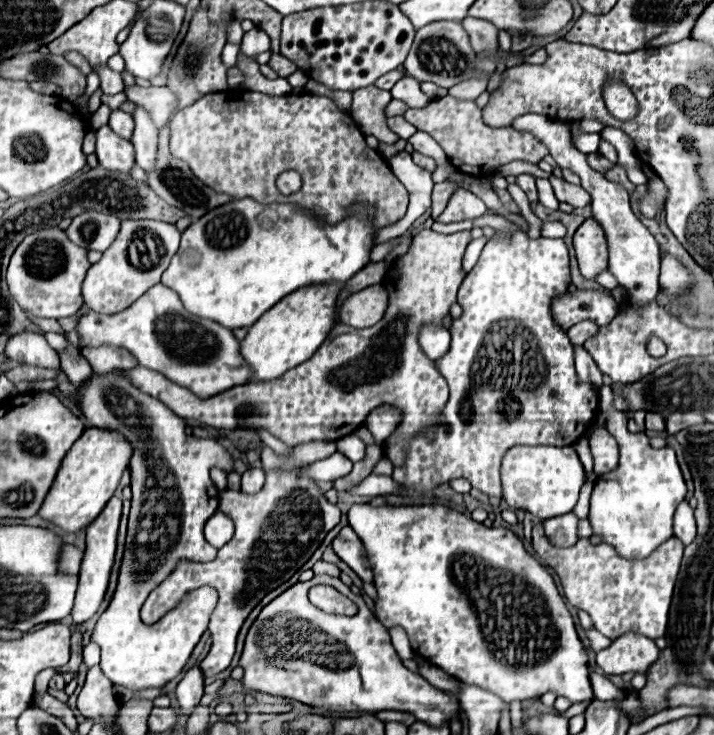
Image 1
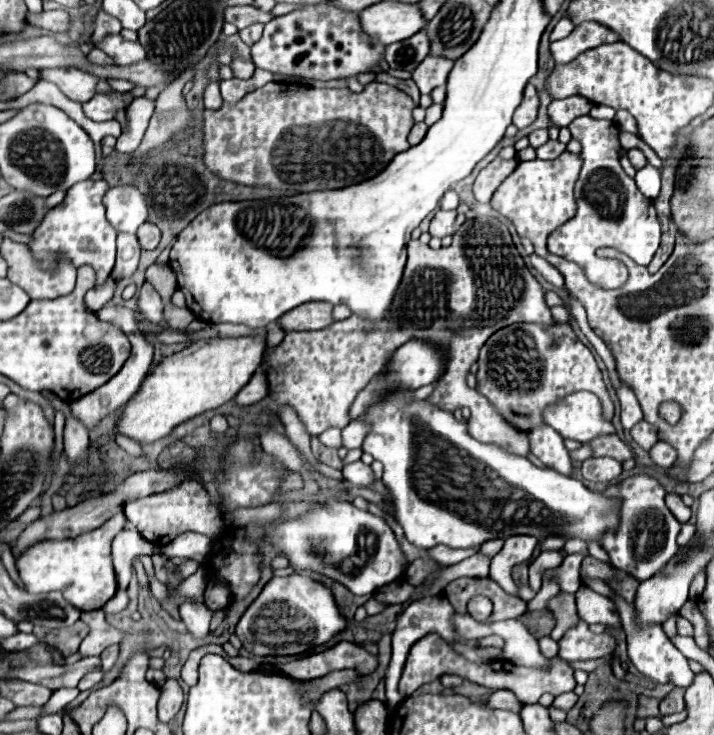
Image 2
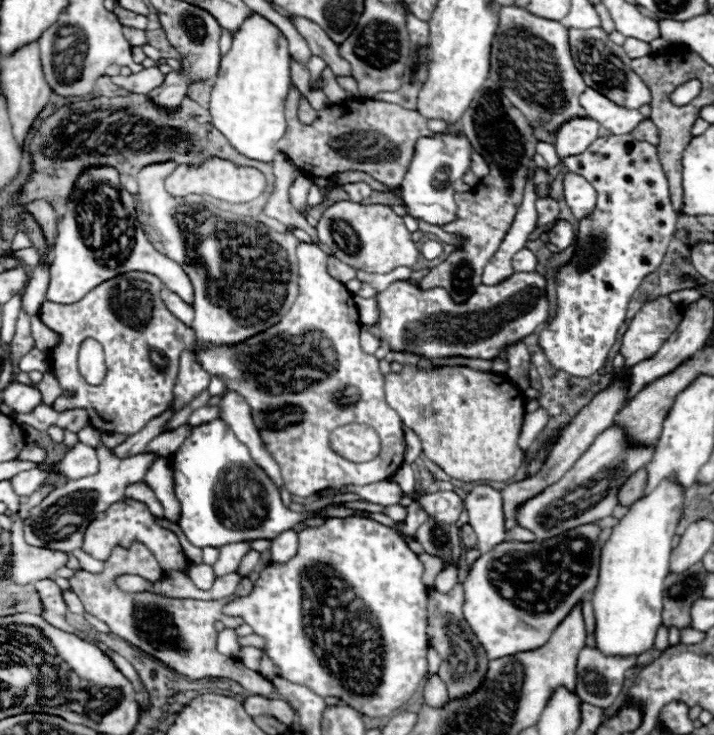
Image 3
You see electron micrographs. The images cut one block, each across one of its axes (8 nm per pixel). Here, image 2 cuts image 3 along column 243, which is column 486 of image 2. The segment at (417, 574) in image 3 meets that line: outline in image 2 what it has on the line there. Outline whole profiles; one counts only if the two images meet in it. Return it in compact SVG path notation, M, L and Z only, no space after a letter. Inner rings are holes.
M474 596L468 602L468 614L474 620L486 620L492 614L492 602L486 596Z

